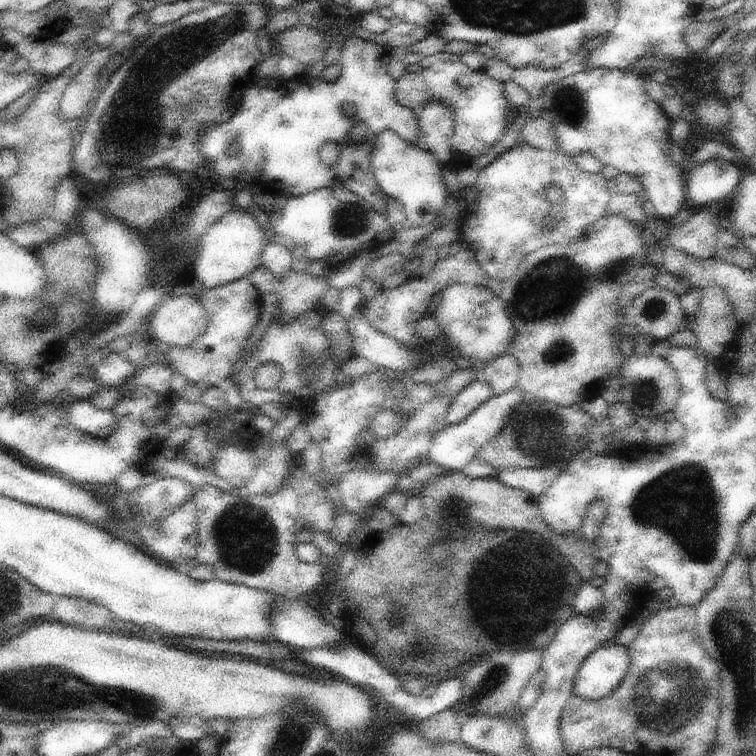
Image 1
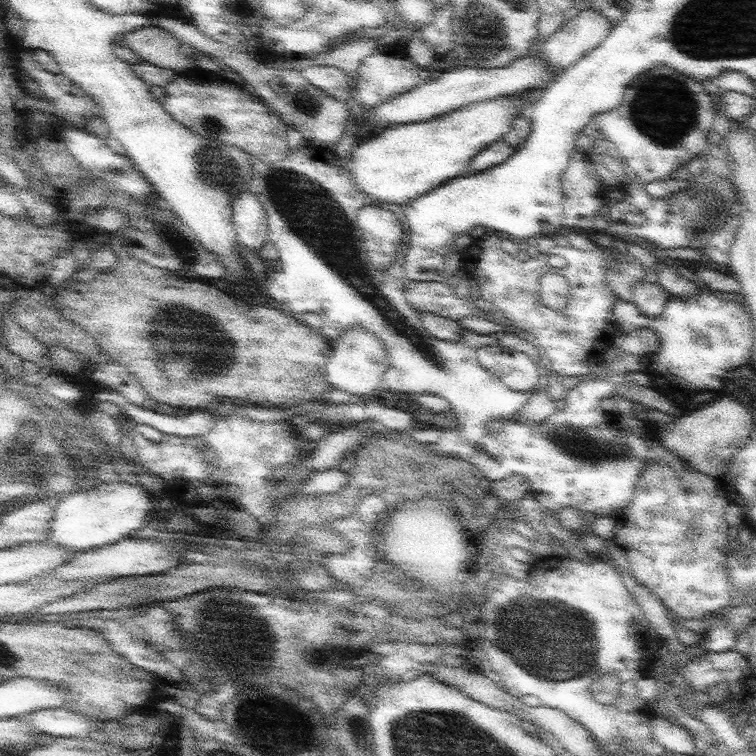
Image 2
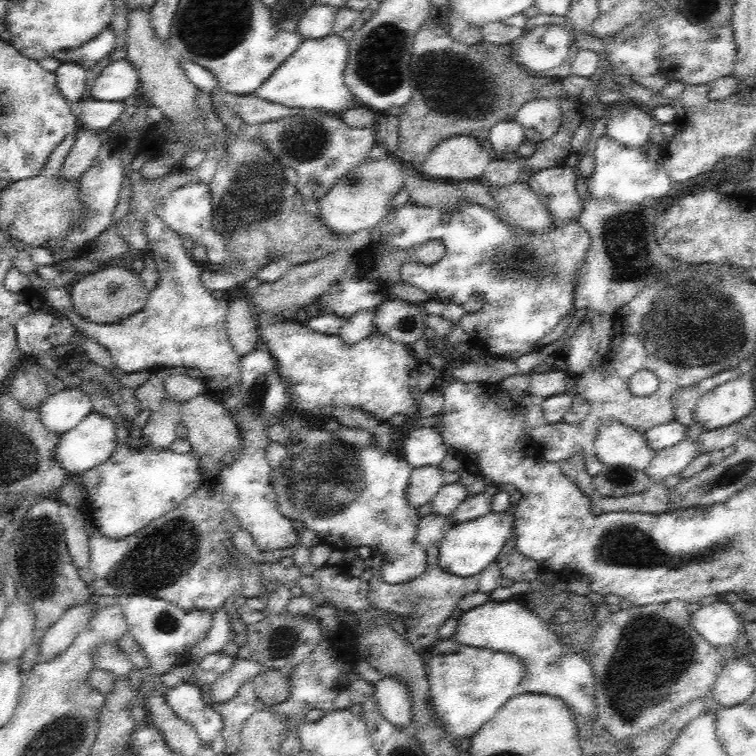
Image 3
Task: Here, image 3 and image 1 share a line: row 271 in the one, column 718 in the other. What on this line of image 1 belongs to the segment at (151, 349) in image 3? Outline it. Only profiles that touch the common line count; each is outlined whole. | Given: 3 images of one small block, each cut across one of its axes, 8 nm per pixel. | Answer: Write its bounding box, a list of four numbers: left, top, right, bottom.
[687,158,743,206]

